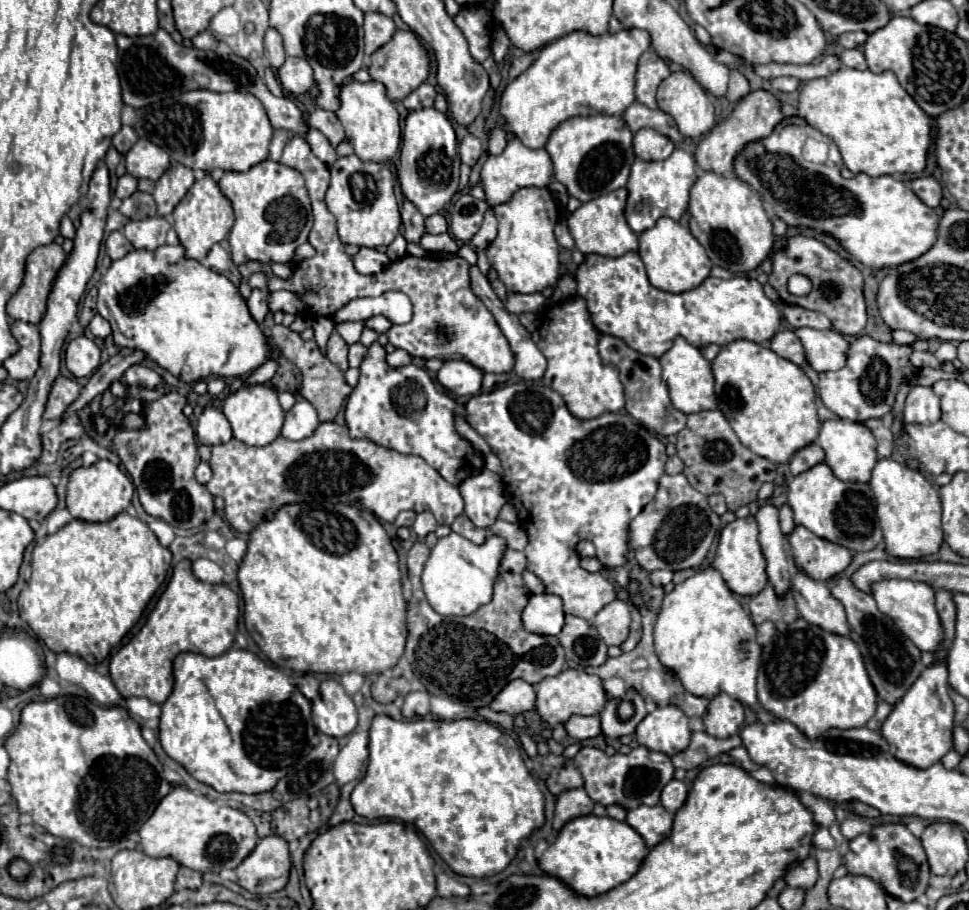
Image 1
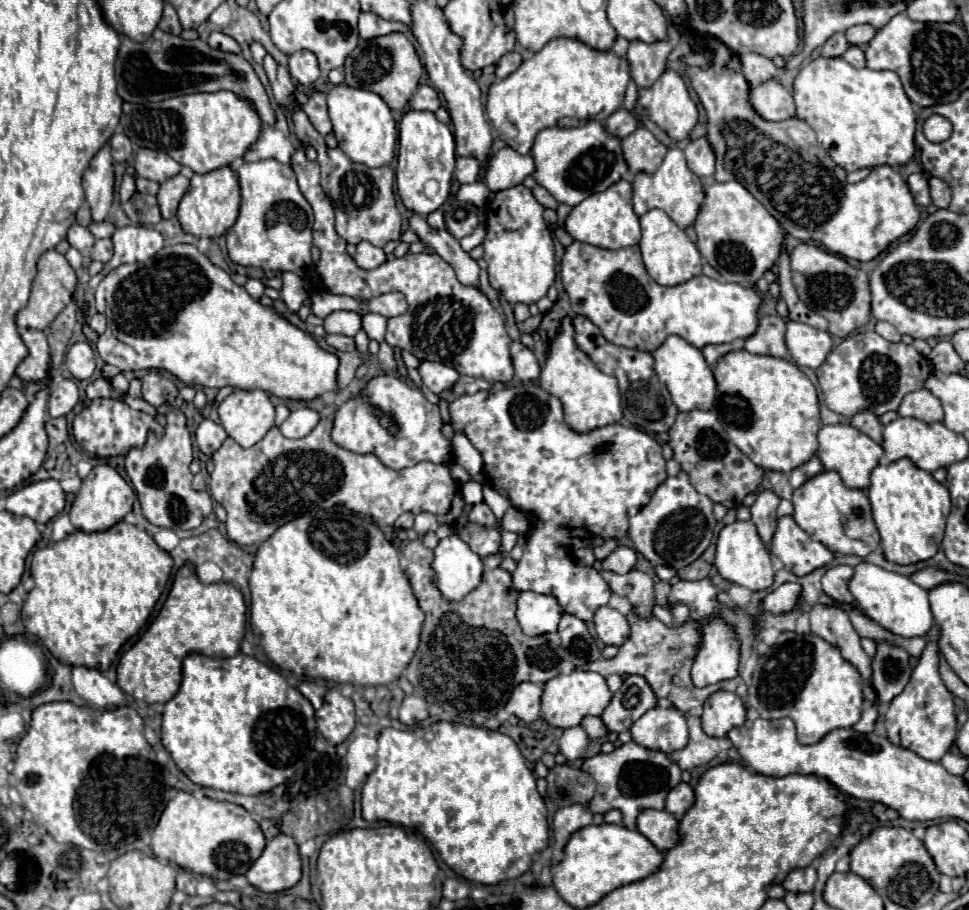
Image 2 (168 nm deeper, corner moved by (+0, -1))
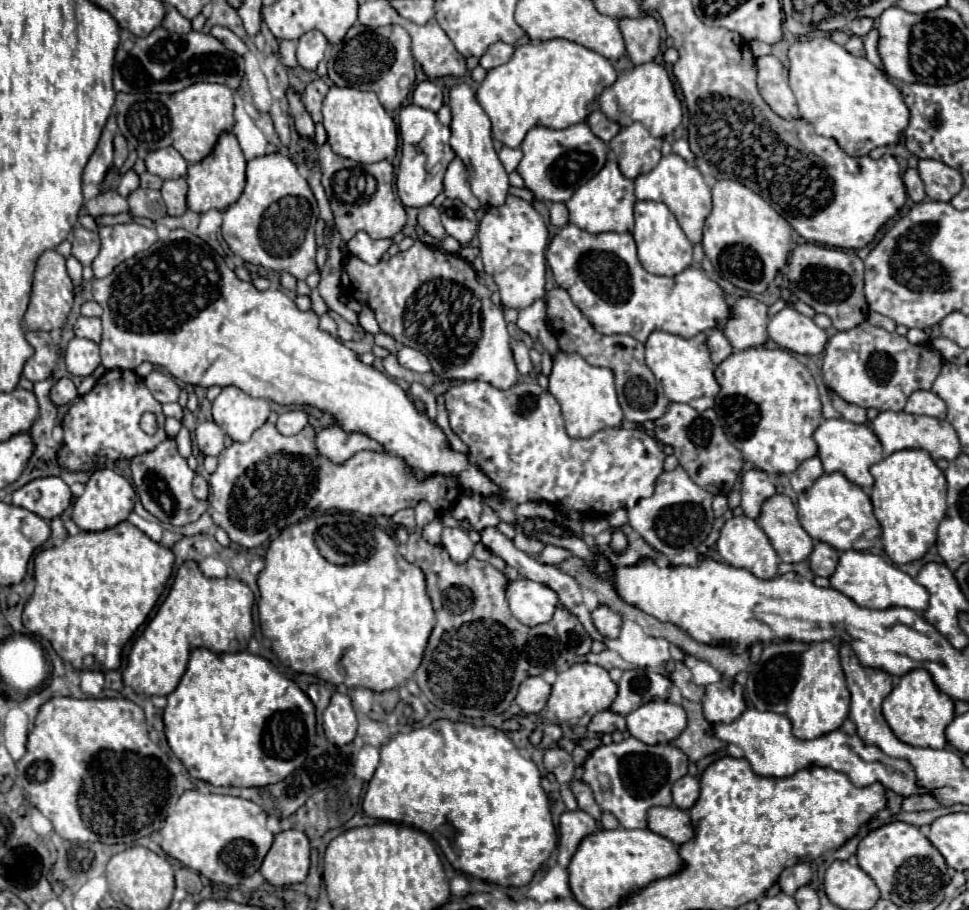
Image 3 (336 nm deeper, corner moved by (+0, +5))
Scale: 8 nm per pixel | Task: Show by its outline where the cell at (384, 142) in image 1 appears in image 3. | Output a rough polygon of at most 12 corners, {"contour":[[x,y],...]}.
{"contour":[[330,86],[328,144],[362,164],[392,160],[396,124],[374,92]]}

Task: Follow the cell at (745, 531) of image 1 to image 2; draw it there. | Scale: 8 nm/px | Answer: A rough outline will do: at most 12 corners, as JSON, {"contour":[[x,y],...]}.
{"contour":[[732,522],[716,542],[728,582],[766,590],[772,556],[750,522]]}

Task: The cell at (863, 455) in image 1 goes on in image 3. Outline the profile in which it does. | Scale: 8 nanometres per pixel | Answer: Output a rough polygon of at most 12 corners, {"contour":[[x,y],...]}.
{"contour":[[824,420],[814,440],[824,472],[870,488],[882,444],[870,426]]}

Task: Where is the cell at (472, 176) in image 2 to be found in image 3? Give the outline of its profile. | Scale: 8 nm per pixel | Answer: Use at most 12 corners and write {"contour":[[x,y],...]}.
{"contour":[[454,158],[444,176],[444,194],[480,210],[468,184],[468,170]]}

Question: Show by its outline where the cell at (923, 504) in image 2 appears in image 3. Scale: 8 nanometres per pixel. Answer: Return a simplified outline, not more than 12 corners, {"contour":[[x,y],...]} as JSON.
{"contour":[[926,450],[870,468],[870,500],[894,564],[920,560],[946,514]]}

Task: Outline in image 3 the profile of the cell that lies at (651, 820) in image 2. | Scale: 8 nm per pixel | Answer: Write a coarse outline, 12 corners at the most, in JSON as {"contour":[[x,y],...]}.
{"contour":[[648,810],[648,828],[676,846],[694,836],[686,810]]}

